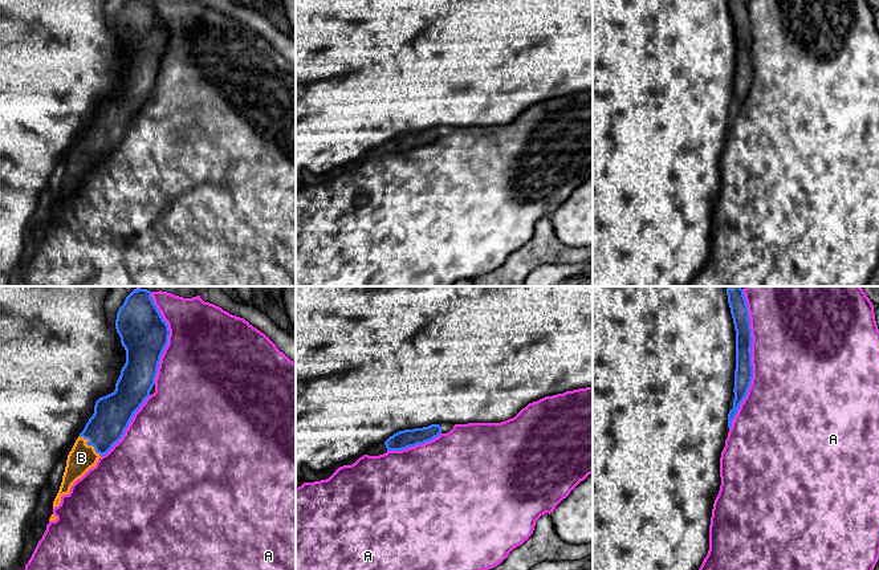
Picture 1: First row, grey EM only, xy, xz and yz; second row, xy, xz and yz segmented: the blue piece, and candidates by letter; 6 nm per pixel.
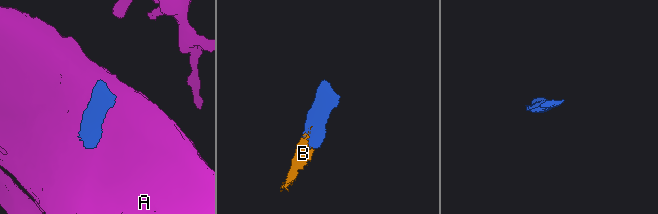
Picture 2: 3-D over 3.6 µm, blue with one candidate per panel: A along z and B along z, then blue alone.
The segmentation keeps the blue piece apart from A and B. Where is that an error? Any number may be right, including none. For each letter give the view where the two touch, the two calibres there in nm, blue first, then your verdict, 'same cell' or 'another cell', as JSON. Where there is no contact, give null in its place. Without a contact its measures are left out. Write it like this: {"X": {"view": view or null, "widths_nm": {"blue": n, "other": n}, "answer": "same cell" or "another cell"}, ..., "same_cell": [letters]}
{"A": {"view": "yz", "widths_nm": {"blue": 110, "other": 480}, "answer": "another cell"}, "B": {"view": "xy", "widths_nm": {"blue": 220, "other": 160}, "answer": "same cell"}, "same_cell": ["B"]}

